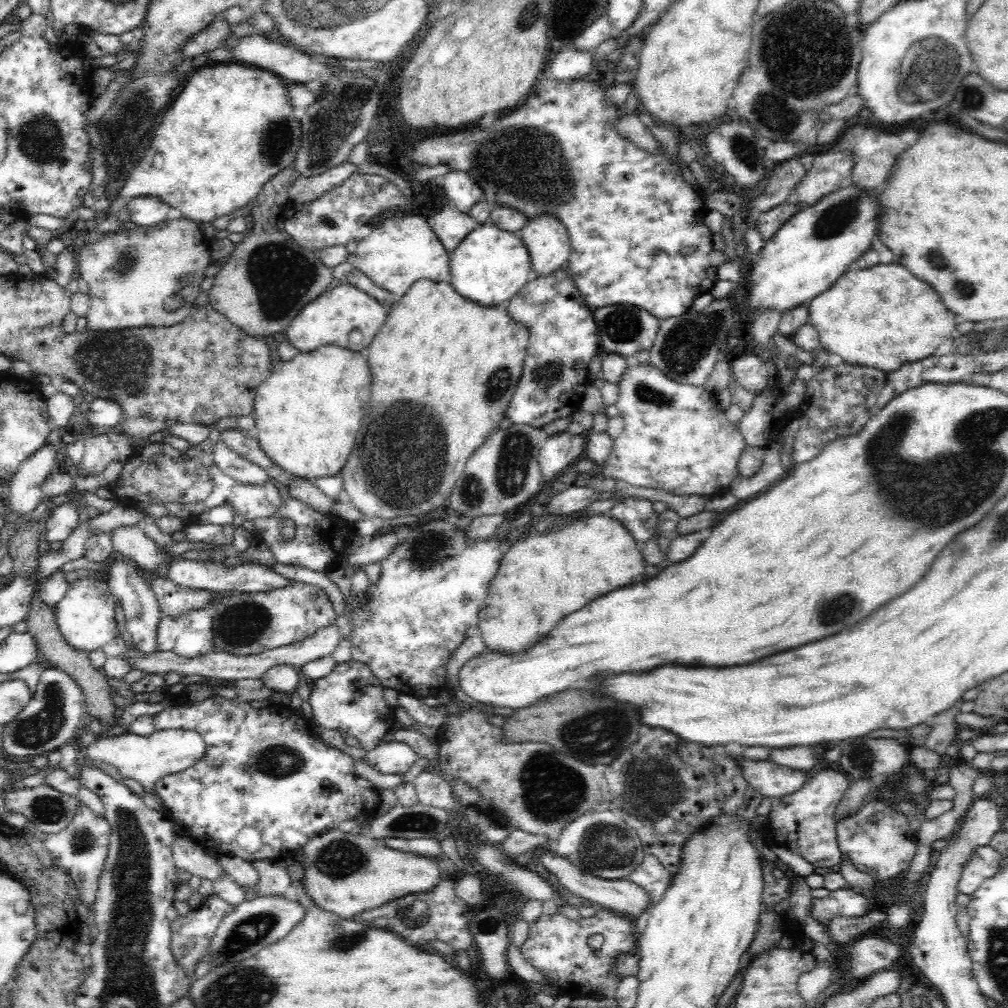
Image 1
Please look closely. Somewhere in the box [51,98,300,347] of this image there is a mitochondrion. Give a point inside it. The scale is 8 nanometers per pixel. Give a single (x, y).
(126, 261)

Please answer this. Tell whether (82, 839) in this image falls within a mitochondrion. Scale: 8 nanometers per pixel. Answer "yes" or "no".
yes

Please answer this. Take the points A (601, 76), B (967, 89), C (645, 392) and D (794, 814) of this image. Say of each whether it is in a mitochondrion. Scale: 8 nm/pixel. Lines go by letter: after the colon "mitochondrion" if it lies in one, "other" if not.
A: other
B: mitochondrion
C: mitochondrion
D: other

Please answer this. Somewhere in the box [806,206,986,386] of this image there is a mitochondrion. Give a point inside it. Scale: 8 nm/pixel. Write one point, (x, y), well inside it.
(936, 259)

